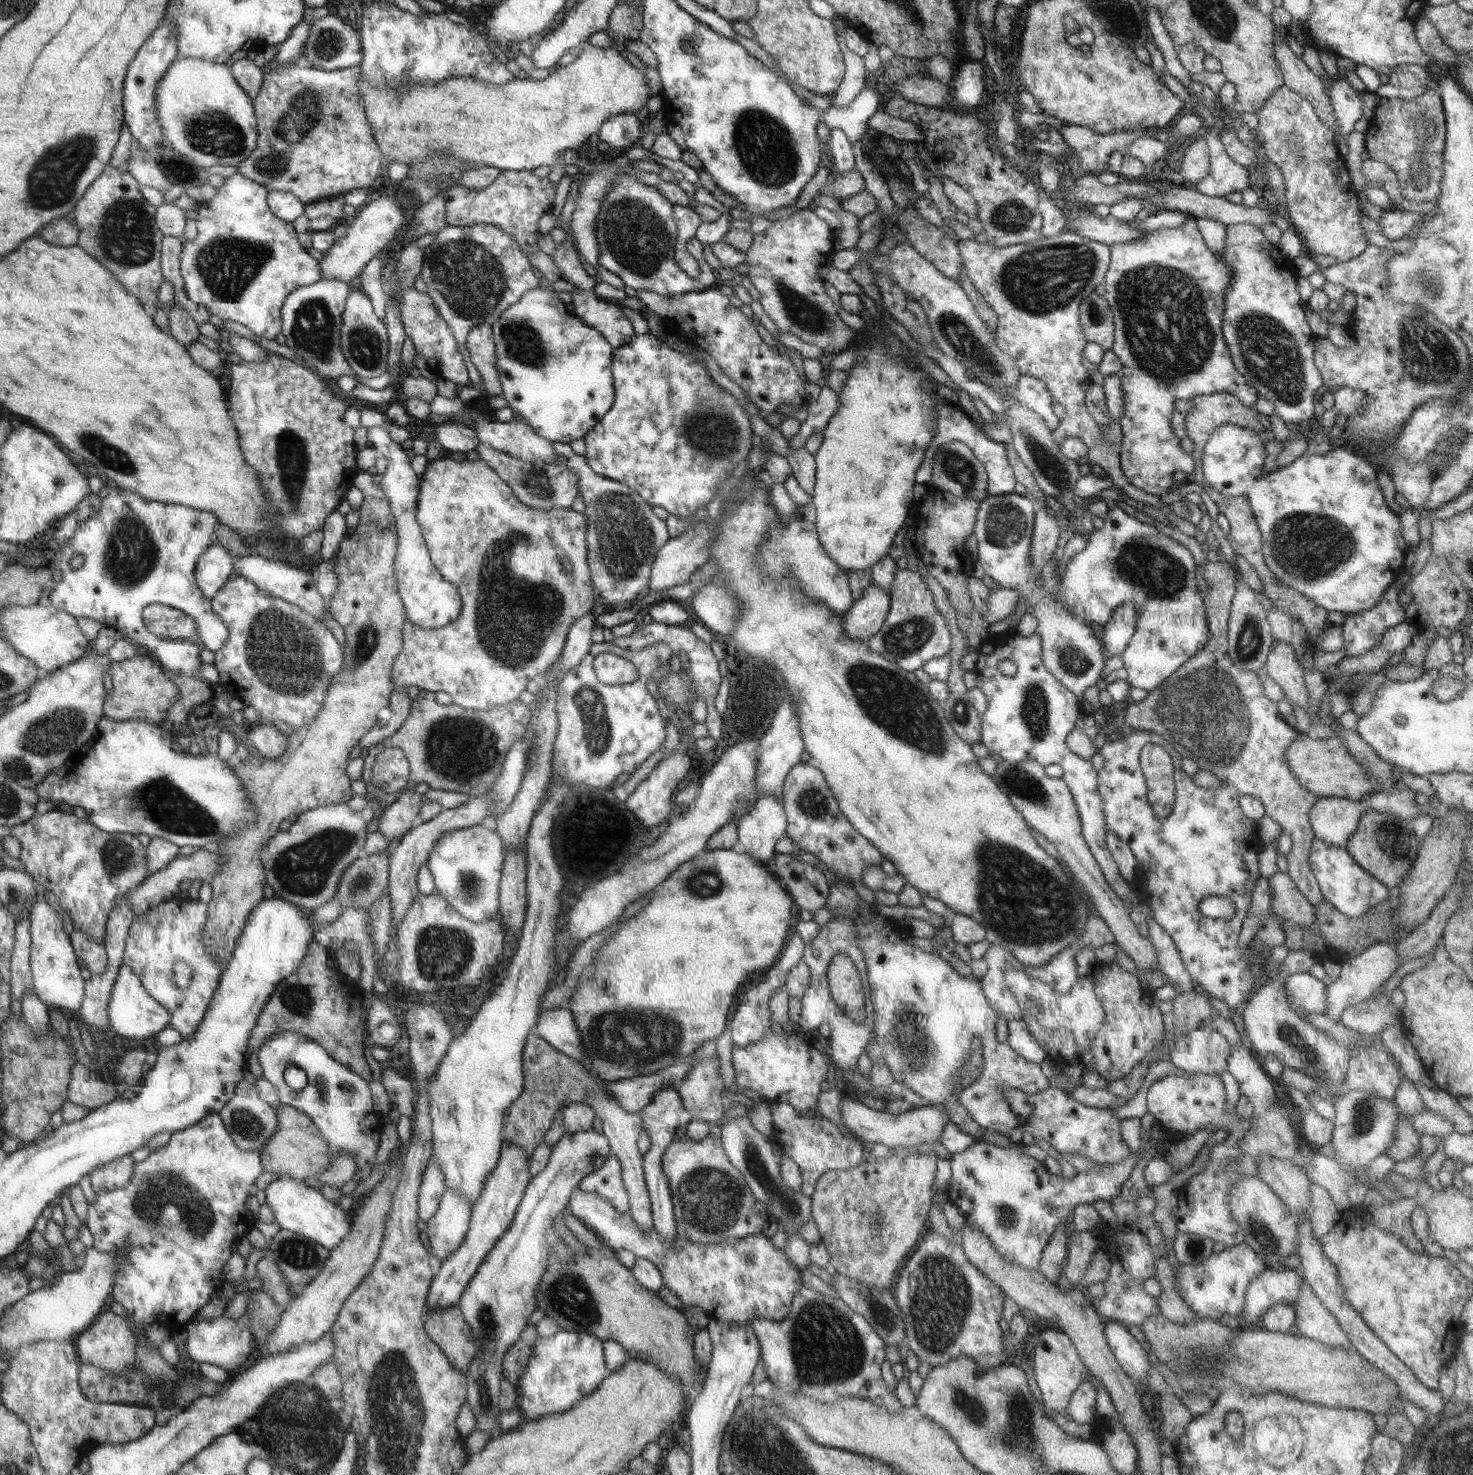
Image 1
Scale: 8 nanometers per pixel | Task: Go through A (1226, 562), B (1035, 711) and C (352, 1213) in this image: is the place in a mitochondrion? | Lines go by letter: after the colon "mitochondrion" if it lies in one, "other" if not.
A: other
B: mitochondrion
C: other

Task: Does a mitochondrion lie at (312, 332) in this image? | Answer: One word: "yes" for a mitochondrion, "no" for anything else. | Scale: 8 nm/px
yes

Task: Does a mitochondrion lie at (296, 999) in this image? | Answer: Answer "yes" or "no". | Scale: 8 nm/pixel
yes

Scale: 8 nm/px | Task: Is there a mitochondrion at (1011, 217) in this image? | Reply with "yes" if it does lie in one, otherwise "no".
yes

